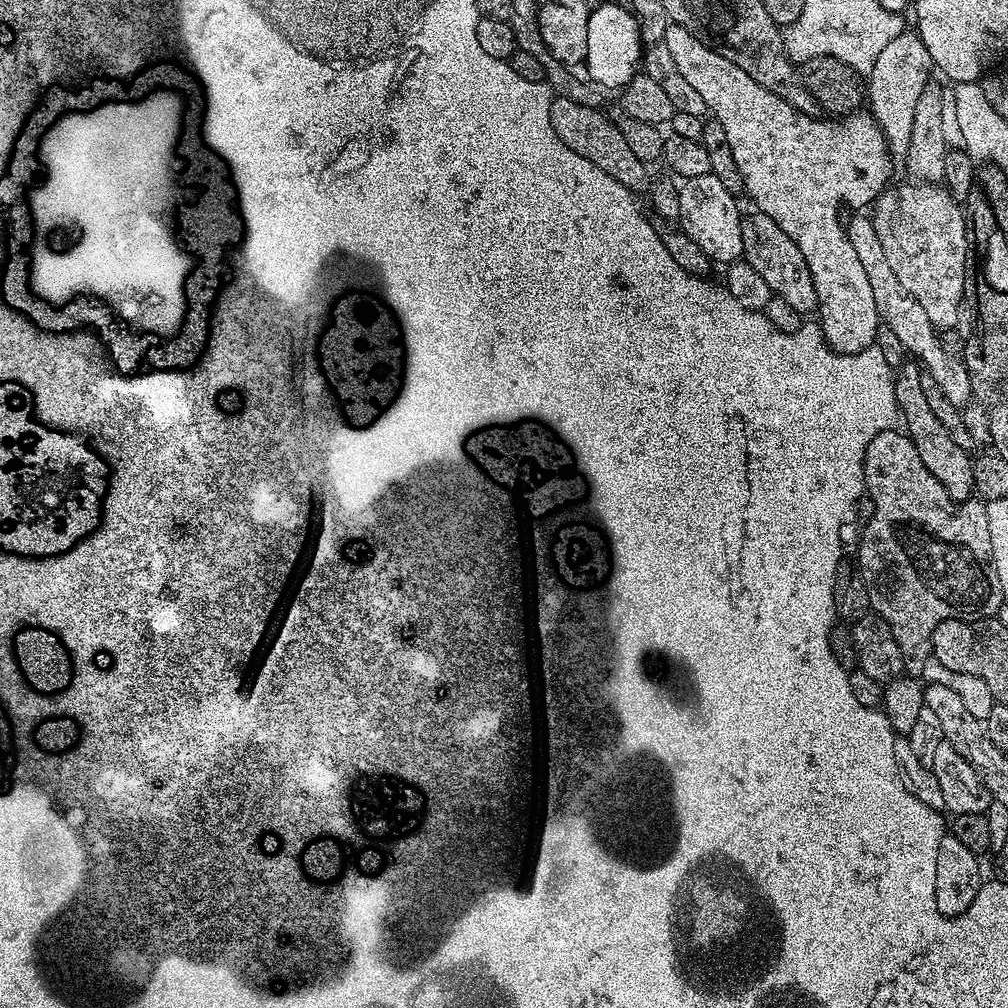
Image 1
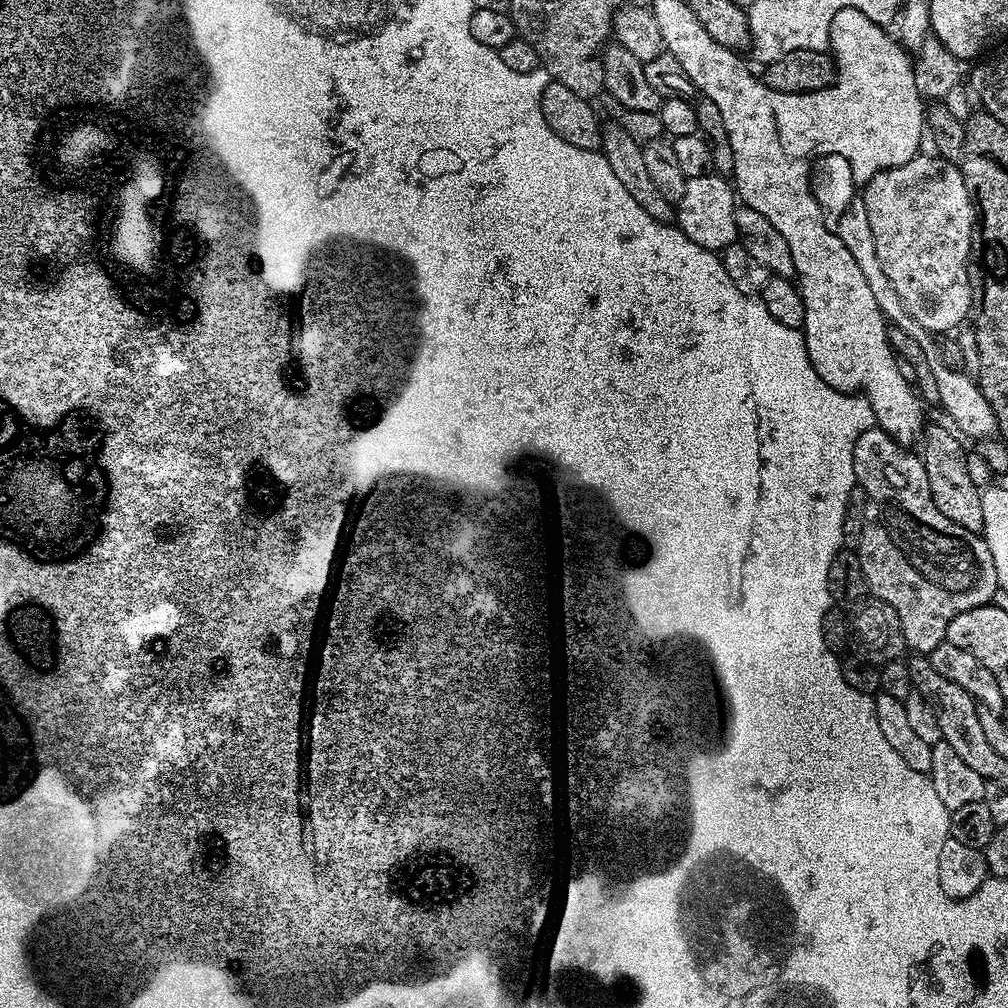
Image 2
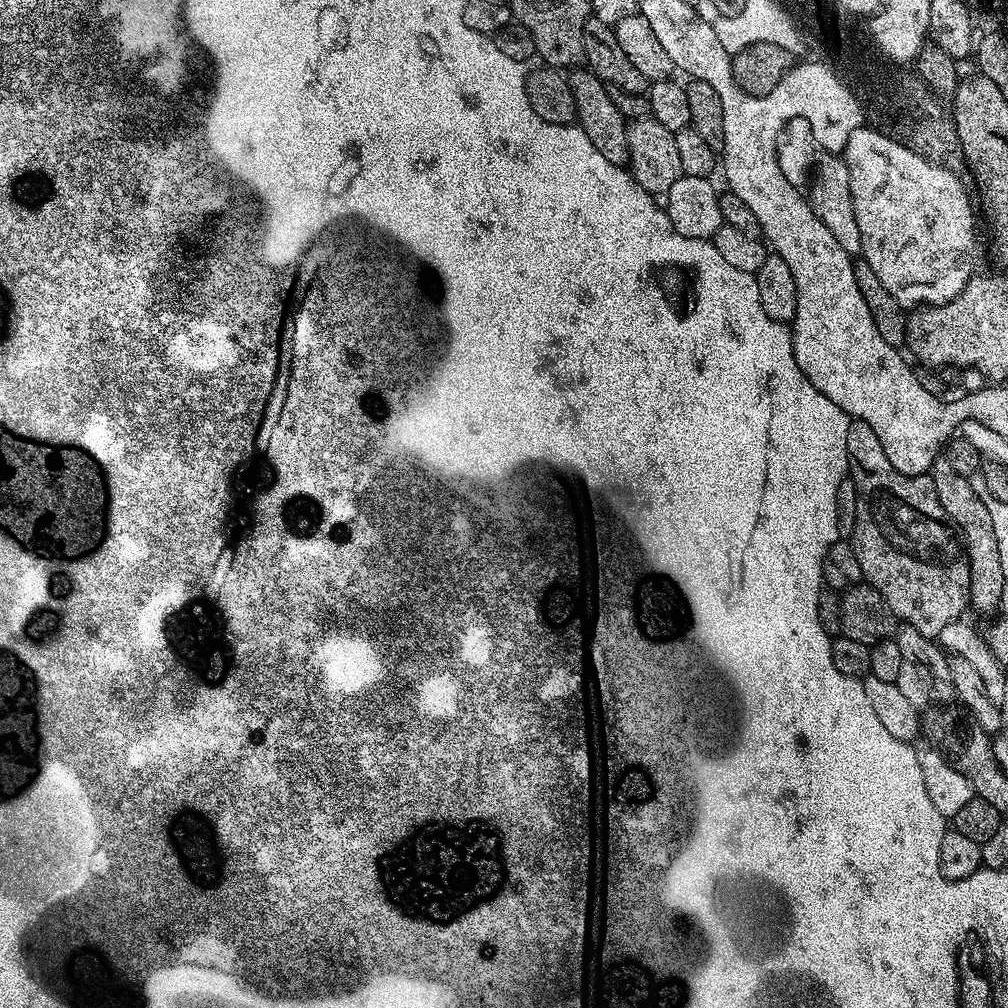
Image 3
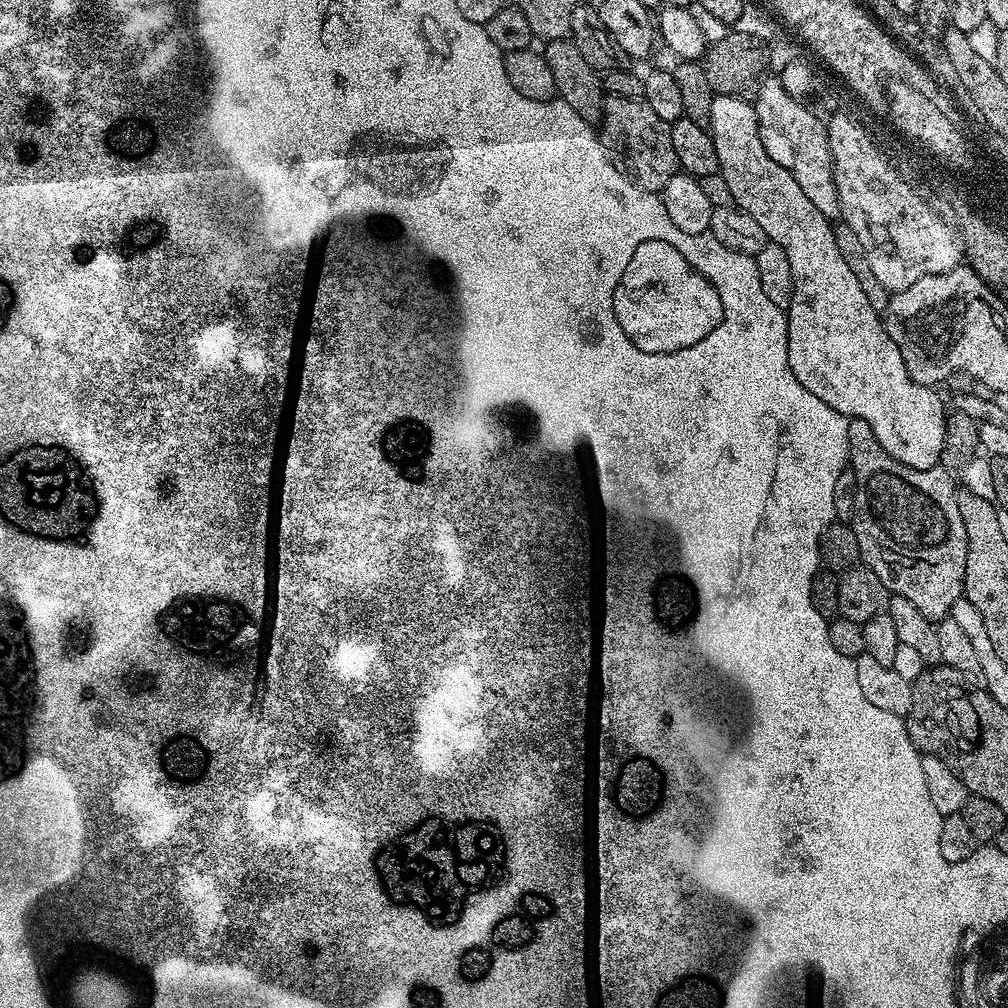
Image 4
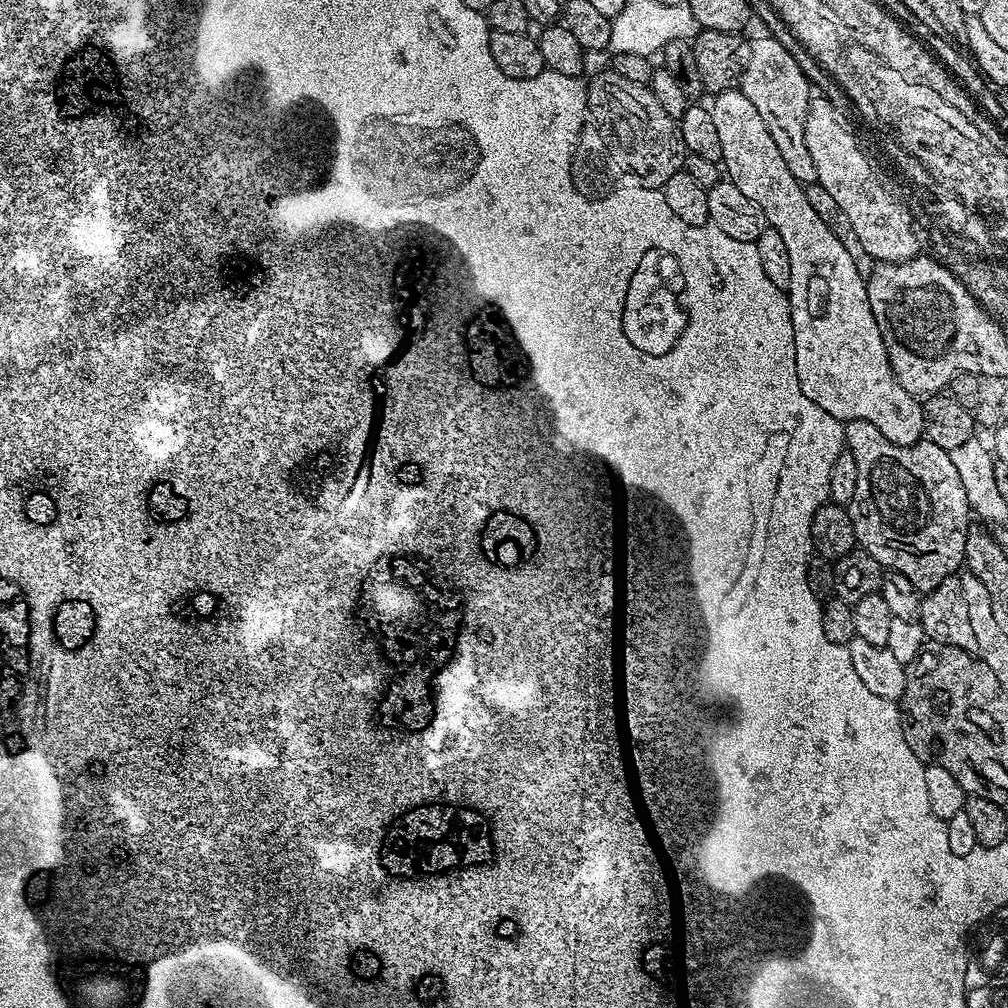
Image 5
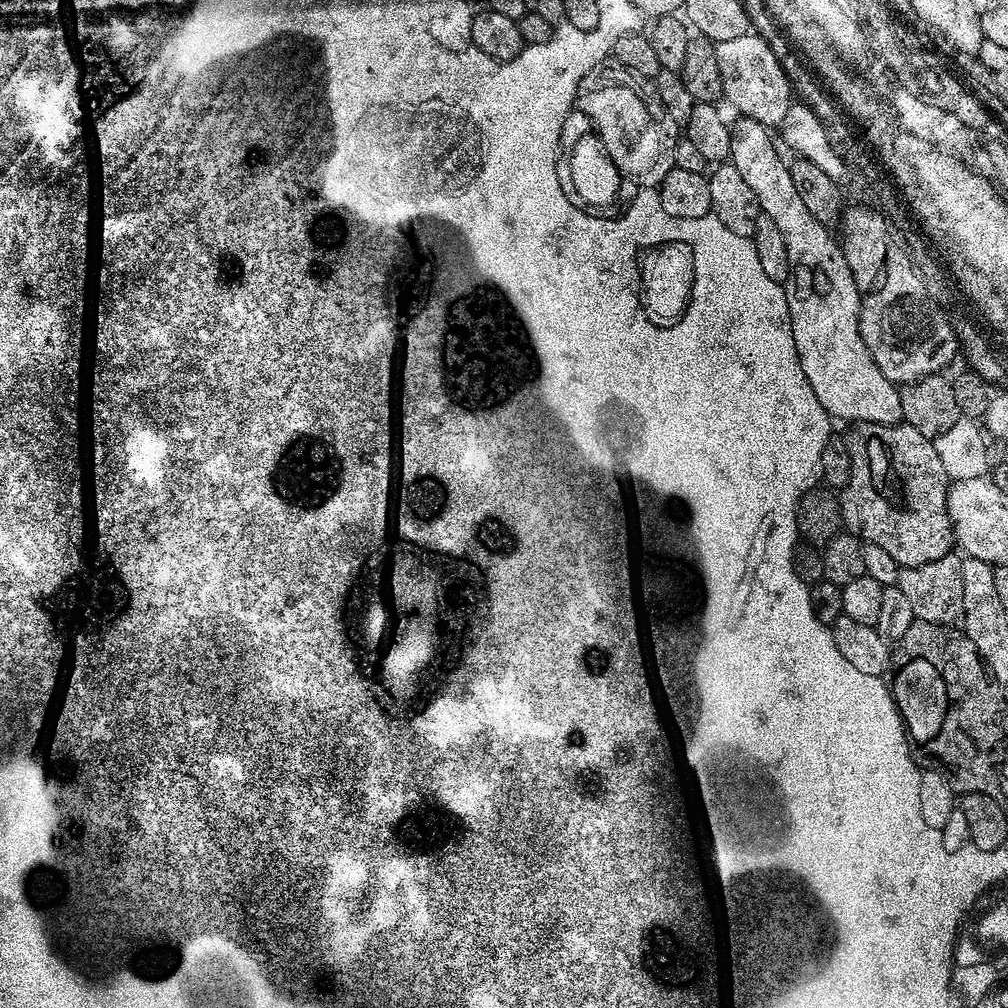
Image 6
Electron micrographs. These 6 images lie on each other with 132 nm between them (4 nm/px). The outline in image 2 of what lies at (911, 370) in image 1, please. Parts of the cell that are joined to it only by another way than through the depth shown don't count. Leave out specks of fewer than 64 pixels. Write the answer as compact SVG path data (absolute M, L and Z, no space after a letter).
M929 423L922 433L924 449L919 449L918 455L926 466L930 494L934 498L934 506L938 506L938 510L942 510L950 522L971 532L983 533L981 489L976 488L974 482L970 482L970 474L966 474L968 452L960 445L961 437L951 427L948 428Z

